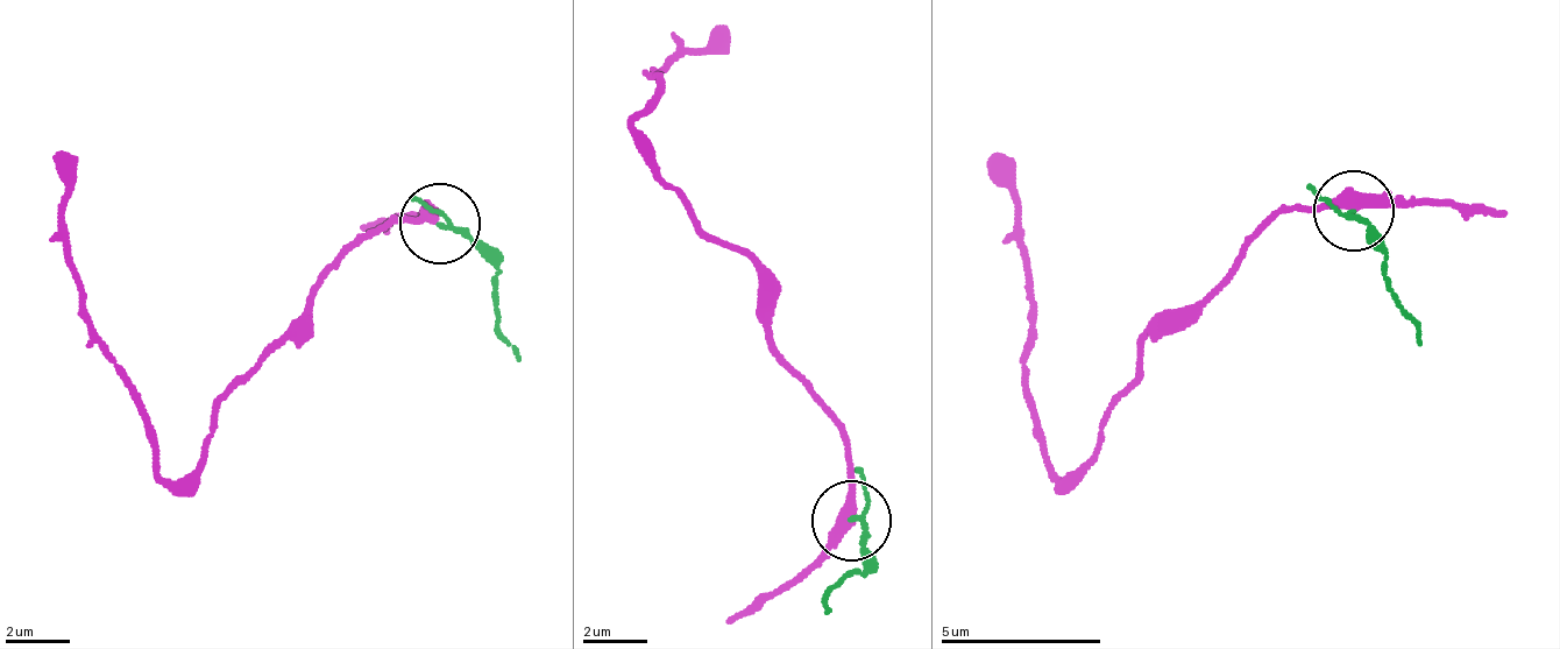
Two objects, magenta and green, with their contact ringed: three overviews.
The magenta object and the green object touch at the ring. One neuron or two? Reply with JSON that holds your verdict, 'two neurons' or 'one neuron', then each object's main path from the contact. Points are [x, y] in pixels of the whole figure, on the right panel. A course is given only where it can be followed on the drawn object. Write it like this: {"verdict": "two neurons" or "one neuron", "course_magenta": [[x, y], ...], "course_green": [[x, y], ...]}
{"verdict": "one neuron", "course_magenta": [[1358, 209], [1261, 218], [1222, 275], [1147, 340], [1129, 389], [1062, 479], [1037, 407], [1016, 176], [991, 152]], "course_green": [[1354, 209], [1375, 248], [1401, 312], [1422, 344]]}

